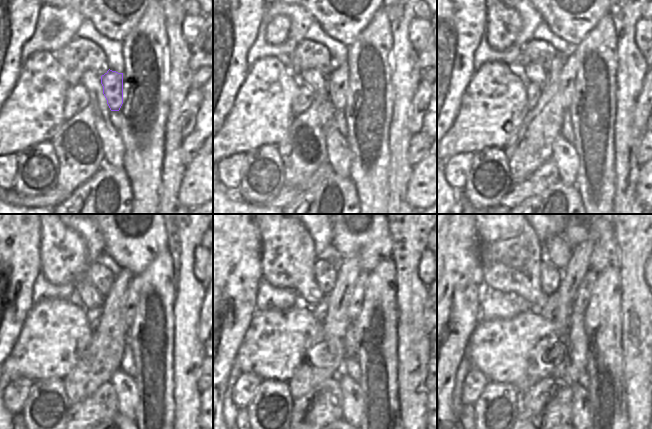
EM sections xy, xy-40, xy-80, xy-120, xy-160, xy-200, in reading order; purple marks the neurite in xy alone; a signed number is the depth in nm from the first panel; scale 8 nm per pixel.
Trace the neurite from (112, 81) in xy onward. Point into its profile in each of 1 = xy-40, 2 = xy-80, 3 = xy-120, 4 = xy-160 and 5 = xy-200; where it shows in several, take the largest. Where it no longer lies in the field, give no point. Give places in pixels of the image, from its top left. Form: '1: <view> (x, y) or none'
1: xy-40 (338, 80)
2: xy-80 (567, 75)
3: xy-120 (130, 308)
4: xy-160 (356, 303)
5: xy-200 (584, 290)

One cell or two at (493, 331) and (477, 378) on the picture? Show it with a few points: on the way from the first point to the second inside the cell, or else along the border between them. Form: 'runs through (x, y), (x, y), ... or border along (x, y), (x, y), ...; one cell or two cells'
border along (471, 366), (478, 369), (489, 380); two cells

